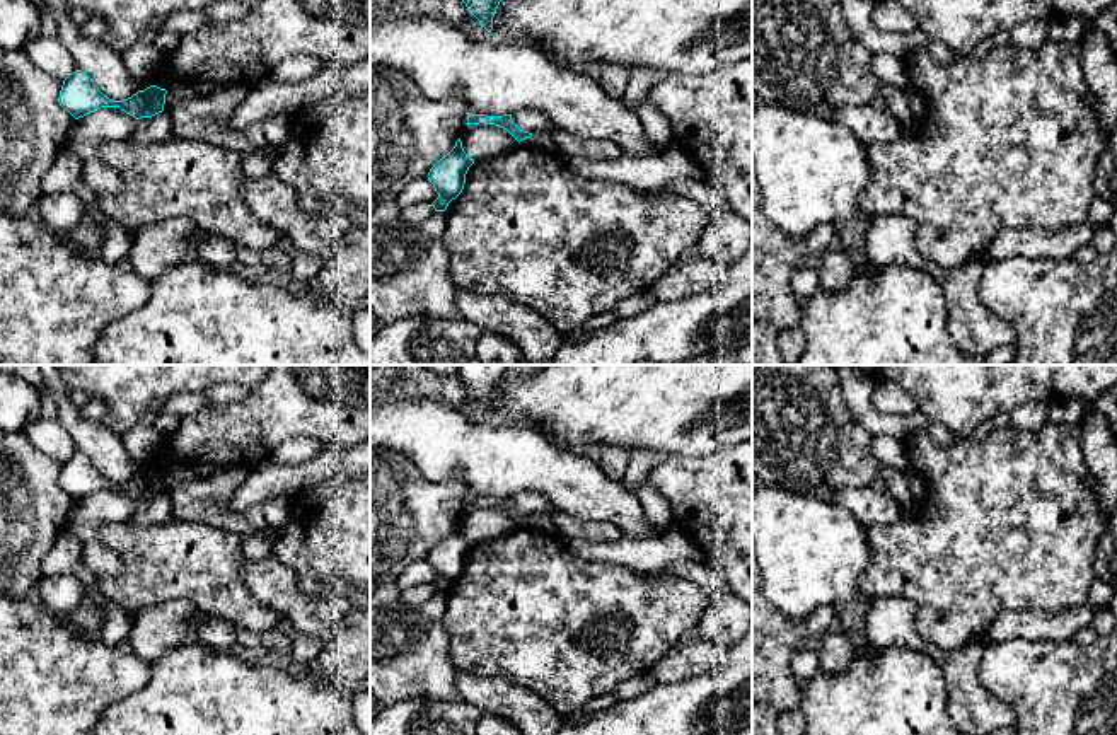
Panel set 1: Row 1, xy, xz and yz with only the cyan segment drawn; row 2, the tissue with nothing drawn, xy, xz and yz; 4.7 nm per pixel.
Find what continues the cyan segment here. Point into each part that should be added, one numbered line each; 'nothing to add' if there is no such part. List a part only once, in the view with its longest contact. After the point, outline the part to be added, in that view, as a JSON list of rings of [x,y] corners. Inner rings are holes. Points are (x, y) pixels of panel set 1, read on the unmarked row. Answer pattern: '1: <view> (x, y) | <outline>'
nothing to add

